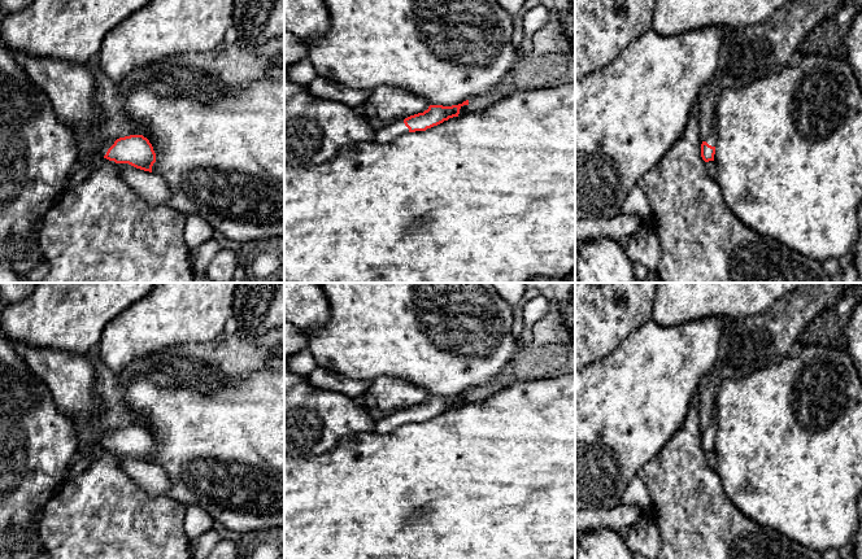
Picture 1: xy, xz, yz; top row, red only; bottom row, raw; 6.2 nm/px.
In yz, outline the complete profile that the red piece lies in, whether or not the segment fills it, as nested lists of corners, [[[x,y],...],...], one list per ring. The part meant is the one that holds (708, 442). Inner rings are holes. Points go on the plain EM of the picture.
[[[713,419],[710,425],[705,431],[702,431],[701,434],[701,447],[705,453],[714,451],[715,436],[717,436],[717,423]]]

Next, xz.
[[[469,390],[452,397],[430,396],[423,403],[389,412],[387,416],[376,420],[374,424],[374,432],[386,434],[406,423],[426,422],[449,409],[458,407],[460,399],[463,396],[469,396]]]

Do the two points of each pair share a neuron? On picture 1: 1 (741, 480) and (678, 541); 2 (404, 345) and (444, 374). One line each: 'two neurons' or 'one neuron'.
1: two neurons
2: one neuron

